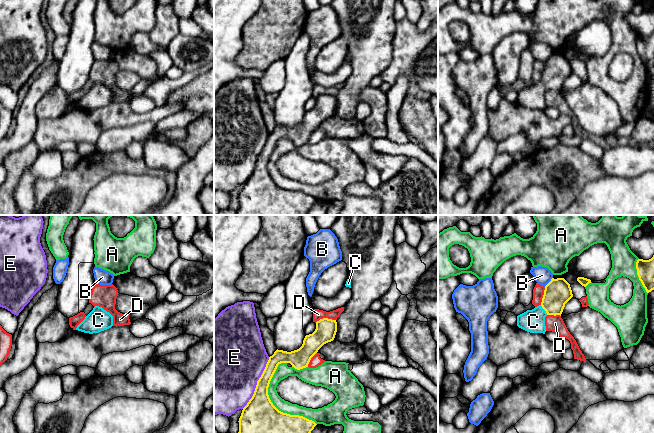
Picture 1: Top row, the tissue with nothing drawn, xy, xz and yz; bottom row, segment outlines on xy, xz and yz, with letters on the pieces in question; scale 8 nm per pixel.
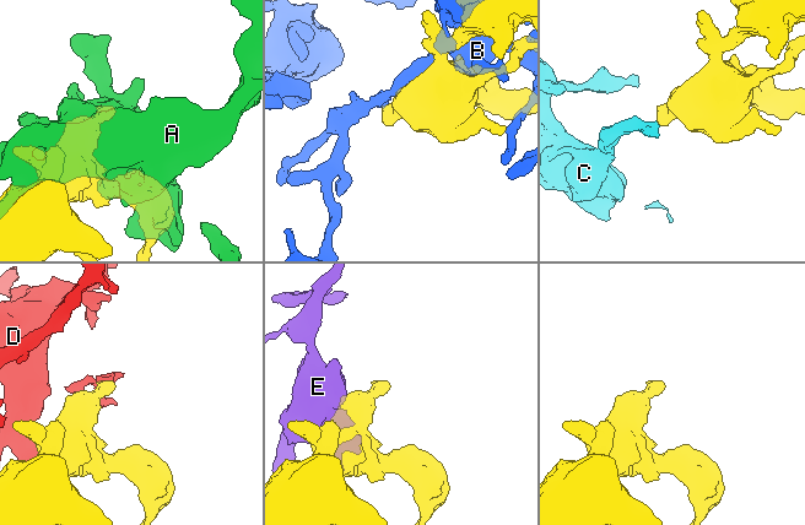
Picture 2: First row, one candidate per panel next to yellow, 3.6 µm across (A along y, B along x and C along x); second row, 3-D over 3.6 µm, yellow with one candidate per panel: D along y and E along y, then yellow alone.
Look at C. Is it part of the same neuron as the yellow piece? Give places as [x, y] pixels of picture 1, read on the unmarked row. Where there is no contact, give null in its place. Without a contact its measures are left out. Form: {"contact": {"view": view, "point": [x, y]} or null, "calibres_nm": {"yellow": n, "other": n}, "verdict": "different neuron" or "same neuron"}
{"contact": {"view": "yz", "point": [544, 85]}, "calibres_nm": {"yellow": 220, "other": 190}, "verdict": "same neuron"}

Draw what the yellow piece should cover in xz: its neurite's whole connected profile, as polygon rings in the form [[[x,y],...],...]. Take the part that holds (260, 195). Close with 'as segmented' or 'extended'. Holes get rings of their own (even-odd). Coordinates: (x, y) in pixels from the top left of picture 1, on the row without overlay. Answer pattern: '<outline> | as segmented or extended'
[[[323,94],[316,98],[316,105],[312,110],[306,111],[302,122],[294,127],[276,126],[266,140],[266,143],[257,157],[252,174],[243,184],[239,194],[239,208],[237,215],[307,215],[308,211],[317,201],[314,197],[303,192],[290,191],[279,187],[271,178],[268,171],[270,157],[281,139],[290,139],[297,146],[308,143],[311,134],[326,119],[334,116],[337,108],[336,96]]] | as segmented

